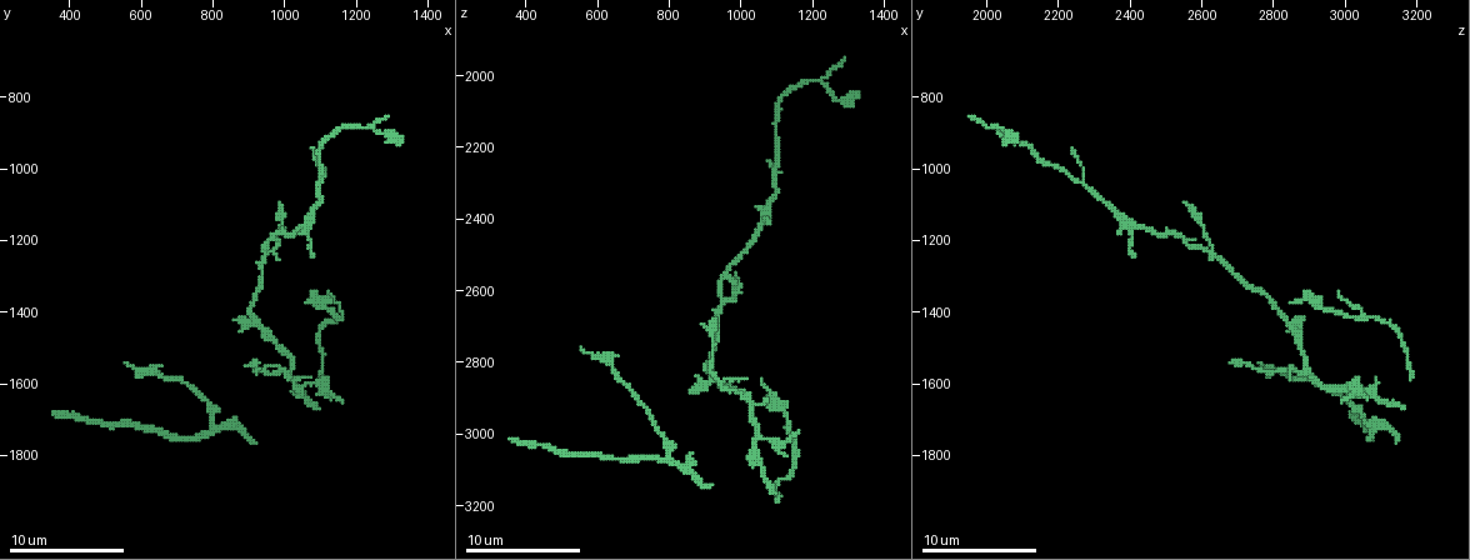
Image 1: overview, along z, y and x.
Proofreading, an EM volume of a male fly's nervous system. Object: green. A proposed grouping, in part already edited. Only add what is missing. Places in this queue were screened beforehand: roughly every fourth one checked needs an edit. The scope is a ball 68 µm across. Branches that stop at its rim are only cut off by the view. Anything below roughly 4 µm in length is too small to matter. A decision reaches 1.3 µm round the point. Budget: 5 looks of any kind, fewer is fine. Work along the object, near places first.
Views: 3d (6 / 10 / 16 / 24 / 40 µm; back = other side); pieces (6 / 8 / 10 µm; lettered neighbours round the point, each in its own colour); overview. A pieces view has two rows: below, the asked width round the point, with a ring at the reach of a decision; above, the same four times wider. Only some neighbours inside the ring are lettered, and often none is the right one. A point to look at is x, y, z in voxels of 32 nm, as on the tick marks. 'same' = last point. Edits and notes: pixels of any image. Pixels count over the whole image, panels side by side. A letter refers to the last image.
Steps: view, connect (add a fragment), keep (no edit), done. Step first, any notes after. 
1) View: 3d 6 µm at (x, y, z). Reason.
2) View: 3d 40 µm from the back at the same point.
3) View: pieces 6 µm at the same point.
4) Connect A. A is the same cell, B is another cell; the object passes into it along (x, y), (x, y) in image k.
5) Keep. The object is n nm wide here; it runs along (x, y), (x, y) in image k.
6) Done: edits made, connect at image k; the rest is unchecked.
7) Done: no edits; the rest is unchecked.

View: pieces 10 µm at (990, 1100, 2550). Tapers out.

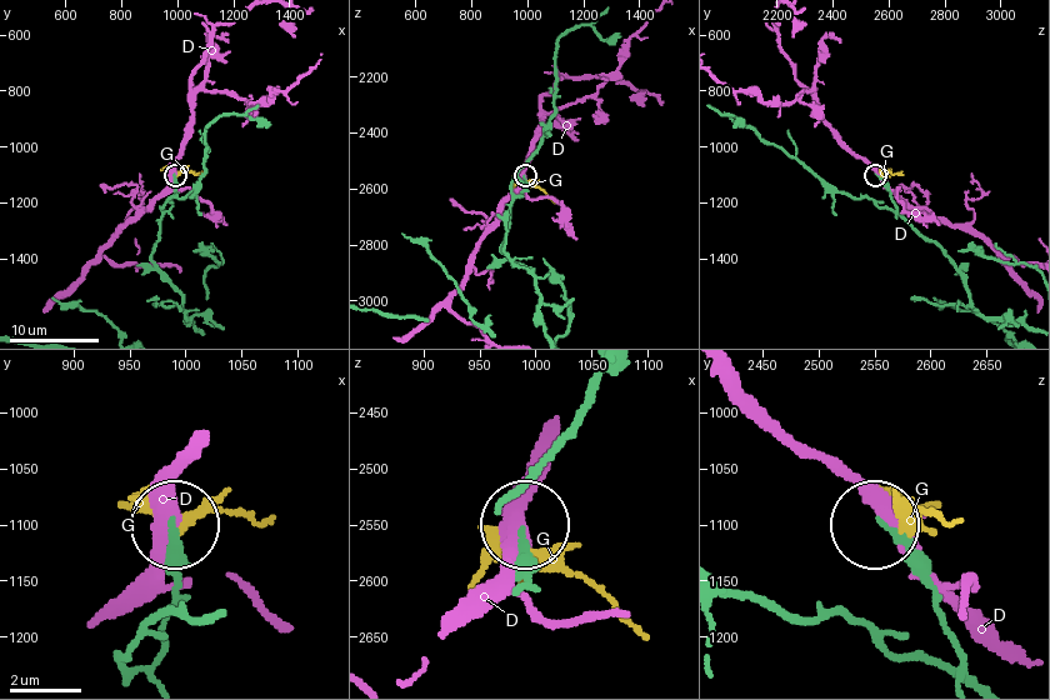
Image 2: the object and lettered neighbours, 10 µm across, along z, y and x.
Keep. The object is 190 nm wide here; D and G are other cells; it runs along (941, 248), (899, 213), (889, 189), (875, 174) in image 2; none of them fits.

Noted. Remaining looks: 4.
View: 3d 6 µm at (860, 1430, 2880). Branch stops here.

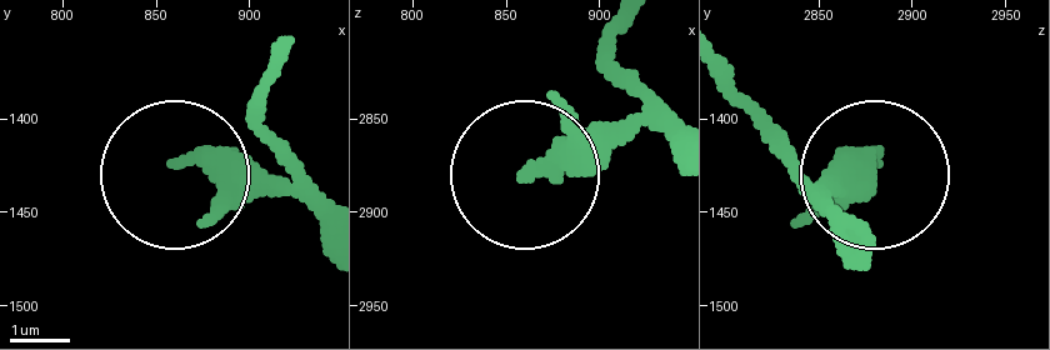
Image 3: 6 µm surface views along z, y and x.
View: pieces 6 µm at (864, 1422, 2878). What lies round it.

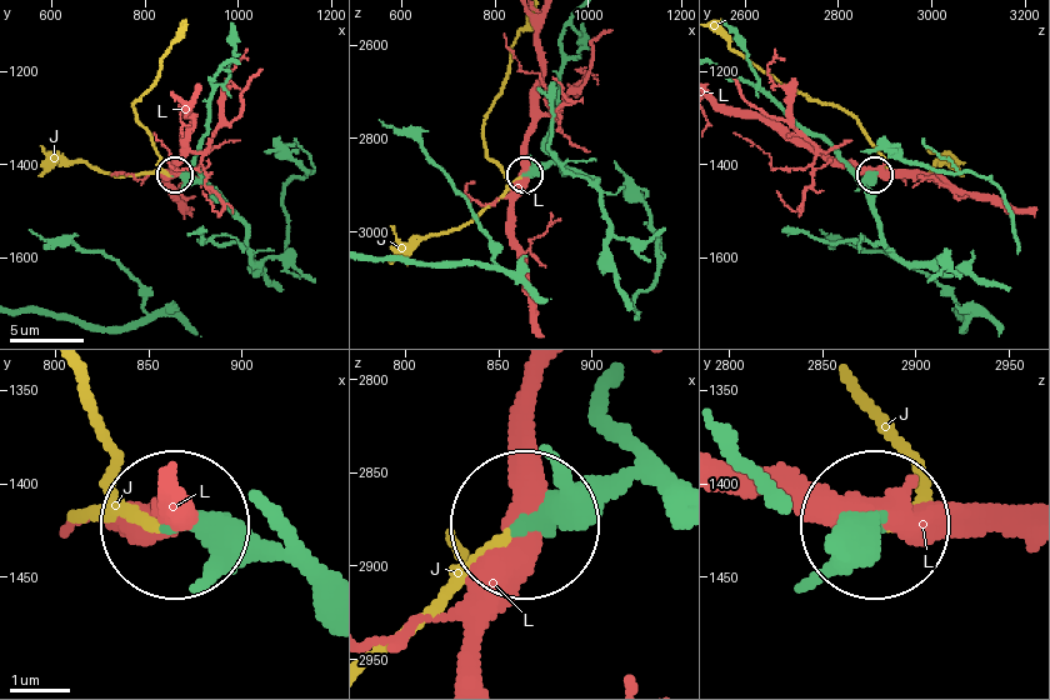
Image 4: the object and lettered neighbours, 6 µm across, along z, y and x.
Connect J. J is the same cell, L is another cell; the object passes into it along (825, 554), (914, 495), (914, 450), (875, 405) in image 4; it goes on there.

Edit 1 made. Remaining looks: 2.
View: 3d 6 µm at (1290, 850, 1950). Tapers out.

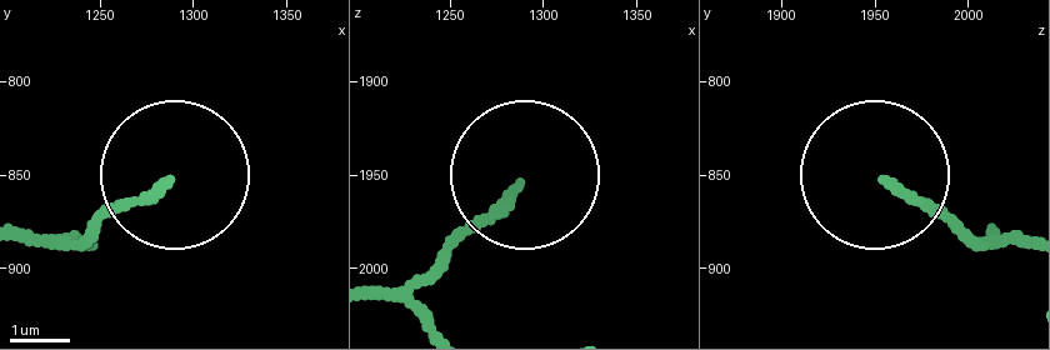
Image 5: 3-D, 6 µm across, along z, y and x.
View: pieces 8 µm at (1284, 854, 1958). What lies round it.

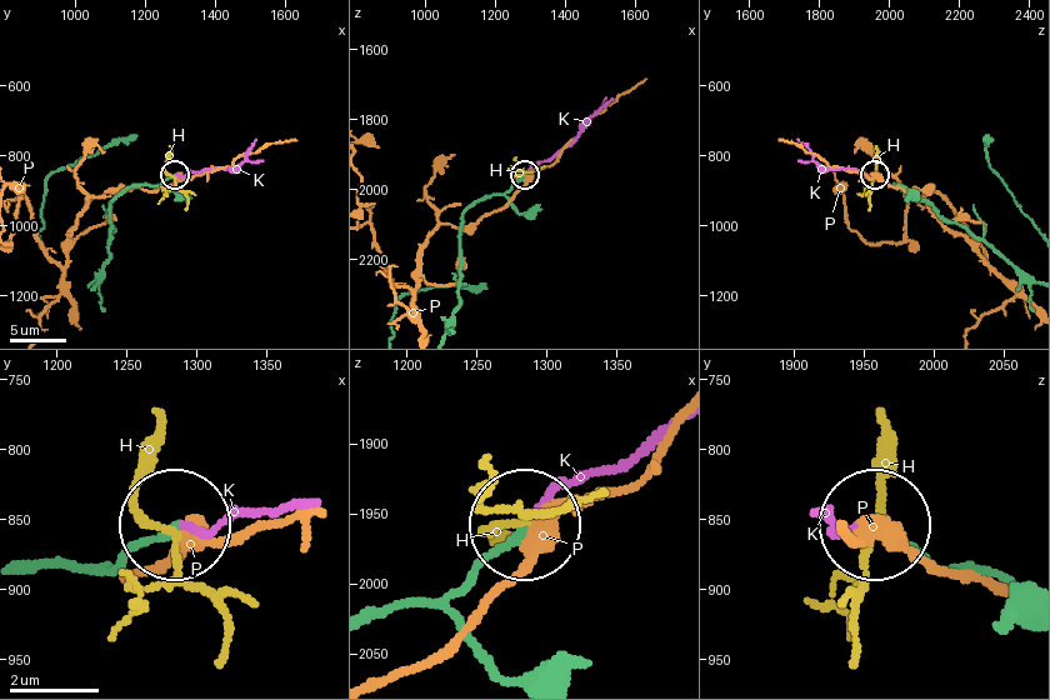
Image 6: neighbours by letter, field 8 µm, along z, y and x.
Connect K. K is the same cell, H and P are other cells; the object passes into it along (64, 569), (115, 565), (186, 525), (306, 506) in image 6; it goes on there.

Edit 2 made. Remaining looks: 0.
Done: edits made, connect at image 4, connect at image 6; the rest is unchecked.

